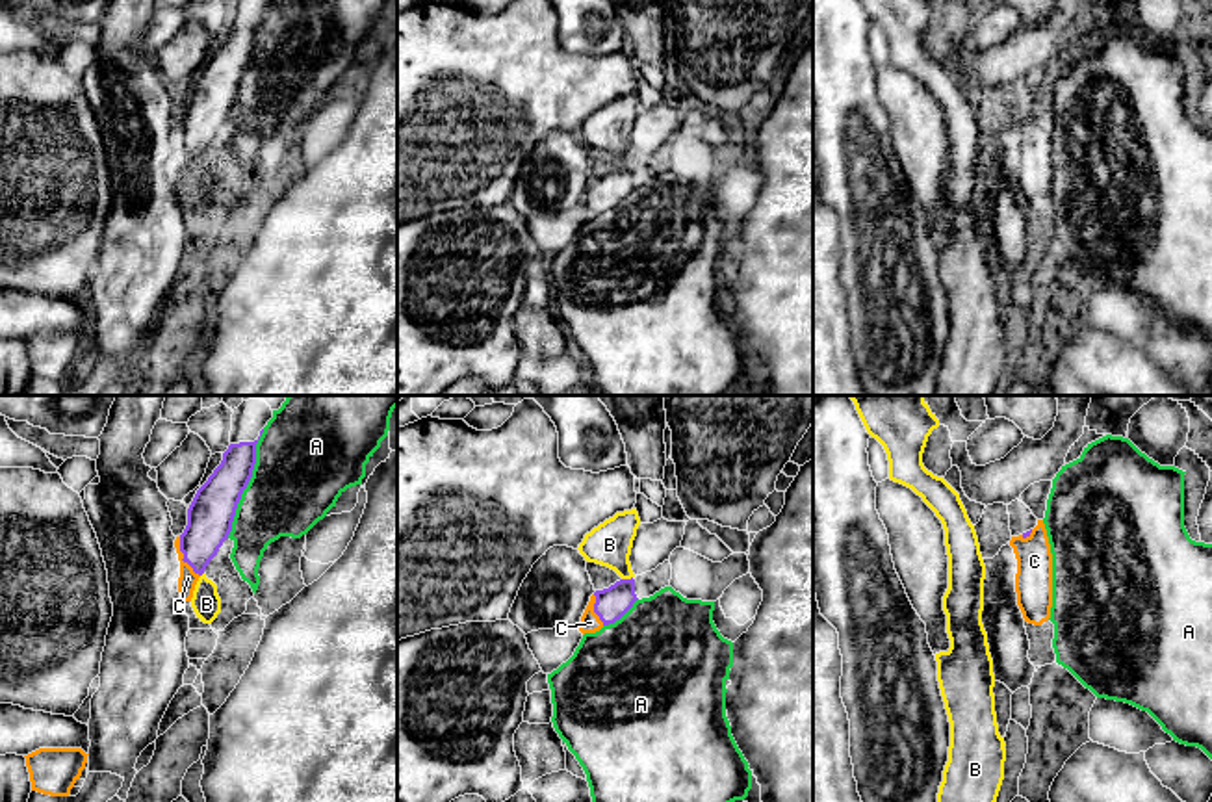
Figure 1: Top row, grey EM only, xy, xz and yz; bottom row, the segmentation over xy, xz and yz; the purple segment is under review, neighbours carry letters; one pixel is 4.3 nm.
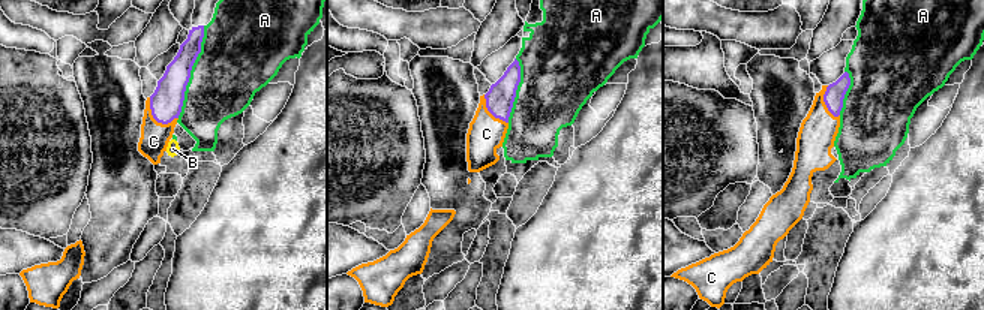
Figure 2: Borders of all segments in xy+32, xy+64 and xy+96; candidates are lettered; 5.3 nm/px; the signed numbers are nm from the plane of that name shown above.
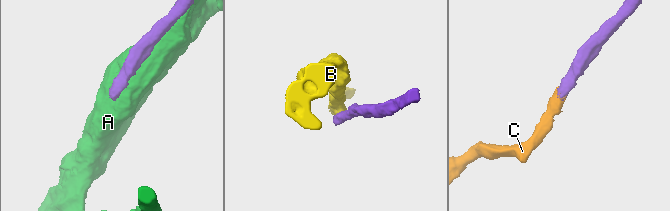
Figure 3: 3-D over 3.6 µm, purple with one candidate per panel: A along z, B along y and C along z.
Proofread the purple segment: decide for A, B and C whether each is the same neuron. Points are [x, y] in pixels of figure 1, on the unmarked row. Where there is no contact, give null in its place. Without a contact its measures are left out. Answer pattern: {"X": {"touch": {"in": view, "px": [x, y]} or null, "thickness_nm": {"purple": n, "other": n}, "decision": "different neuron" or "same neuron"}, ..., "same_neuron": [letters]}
{"A": {"touch": {"in": "xy", "px": [247, 67]}, "thickness_nm": {"purple": 200, "other": 400}, "decision": "different neuron"}, "B": {"touch": {"in": "xz", "px": [626, 164]}, "thickness_nm": {"purple": 140, "other": 190}, "decision": "different neuron"}, "C": {"touch": {"in": "xy", "px": [184, 142]}, "thickness_nm": {"purple": 200, "other": 80}, "decision": "same neuron"}, "same_neuron": ["C"]}

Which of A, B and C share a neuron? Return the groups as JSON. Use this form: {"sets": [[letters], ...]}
{"sets": [["A"], ["B"], ["C"]]}

